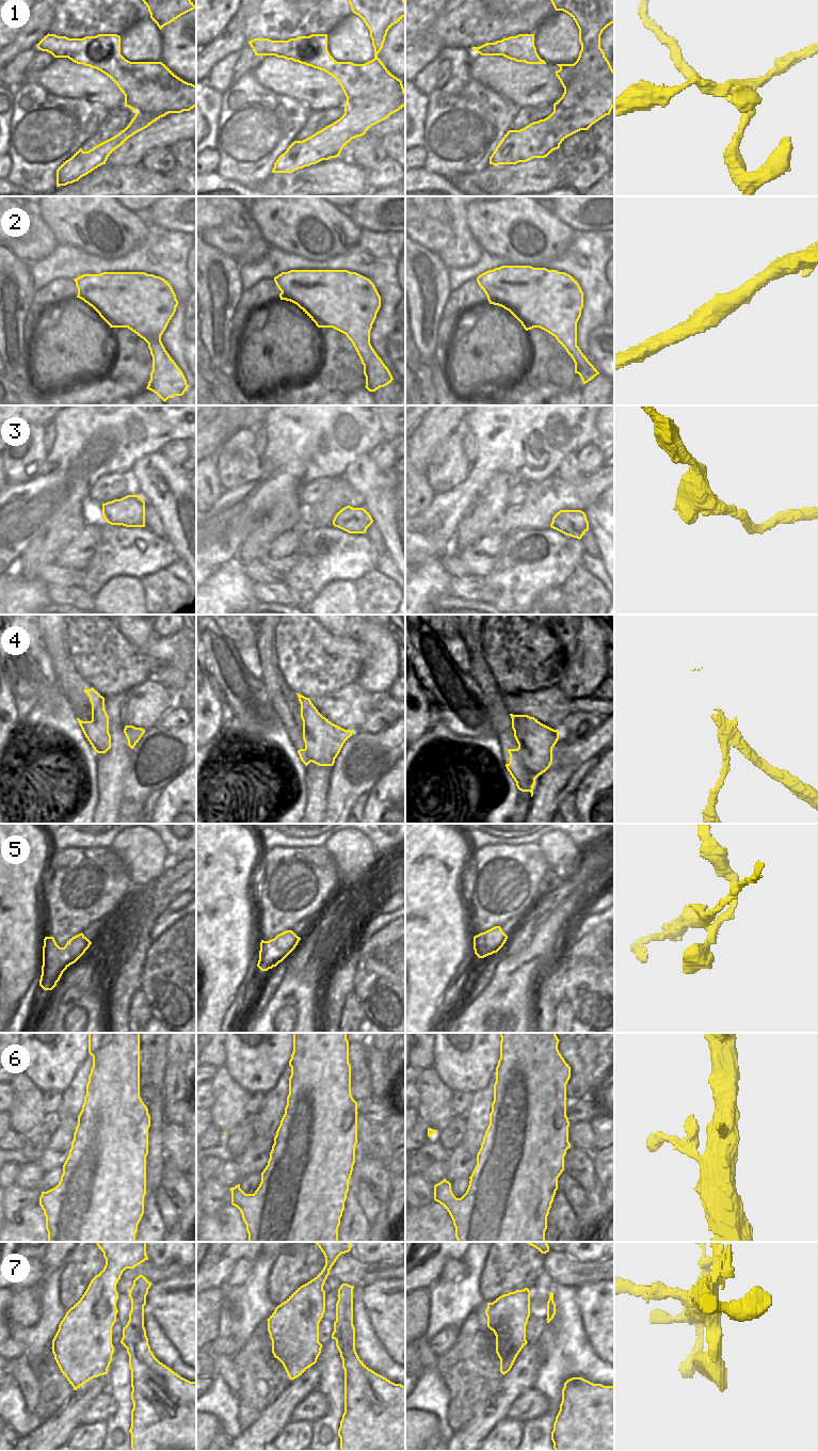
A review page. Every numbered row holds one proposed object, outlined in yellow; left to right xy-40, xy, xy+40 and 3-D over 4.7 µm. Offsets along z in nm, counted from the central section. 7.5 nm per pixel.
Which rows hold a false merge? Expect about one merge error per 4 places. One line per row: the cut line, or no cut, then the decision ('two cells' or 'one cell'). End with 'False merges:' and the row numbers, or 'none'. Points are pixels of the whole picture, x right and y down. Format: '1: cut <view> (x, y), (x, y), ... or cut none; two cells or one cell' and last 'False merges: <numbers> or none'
1: cut xy (402, 86), (396, 101), (353, 98), (347, 102); two cells
2: cut none; one cell
3: cut none; one cell
4: cut xy+40 (518, 746), (524, 764), (535, 778); two cells
5: cut xy+40 (477, 935), (484, 940), (488, 954); two cells
6: cut none; one cell
7: cut none; one cell
False merges: 1, 4, 5

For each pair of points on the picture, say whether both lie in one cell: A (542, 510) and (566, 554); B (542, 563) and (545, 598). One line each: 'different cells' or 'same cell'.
A: different cells
B: different cells

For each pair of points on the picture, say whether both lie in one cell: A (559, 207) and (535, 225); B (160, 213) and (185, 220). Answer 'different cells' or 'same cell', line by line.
A: different cells
B: same cell

